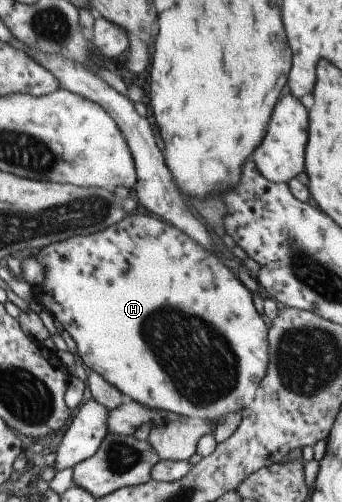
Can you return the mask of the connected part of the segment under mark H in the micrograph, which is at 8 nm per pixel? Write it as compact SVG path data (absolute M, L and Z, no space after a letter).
M149 215L125 216L121 221L110 225L103 231L96 231L87 235L75 235L63 241L49 243L41 247L33 259L45 267L45 277L39 285L32 287L31 297L41 307L47 311L51 317L57 319L63 331L75 343L77 355L81 358L82 366L89 372L95 372L101 379L105 379L109 385L113 385L124 398L130 398L140 405L151 410L160 410L169 414L179 415L195 421L211 421L217 419L219 415L240 412L243 407L251 405L257 385L267 371L267 328L261 316L257 313L253 305L253 293L251 293L239 280L236 272L223 265L215 255L209 251L203 251L199 245L193 245L185 235L177 233L177 229L169 227L157 217Z

